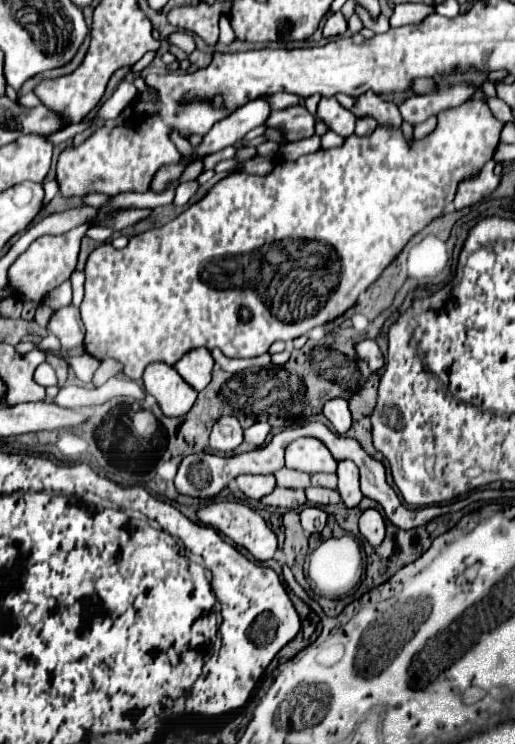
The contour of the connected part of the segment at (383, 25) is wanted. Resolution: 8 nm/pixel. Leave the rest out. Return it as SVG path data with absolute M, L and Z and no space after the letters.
M359 4L356 5L355 12L359 15L364 27L371 29L375 34L385 33L390 29L389 19L382 14L379 15L377 21L373 21L370 14Z

